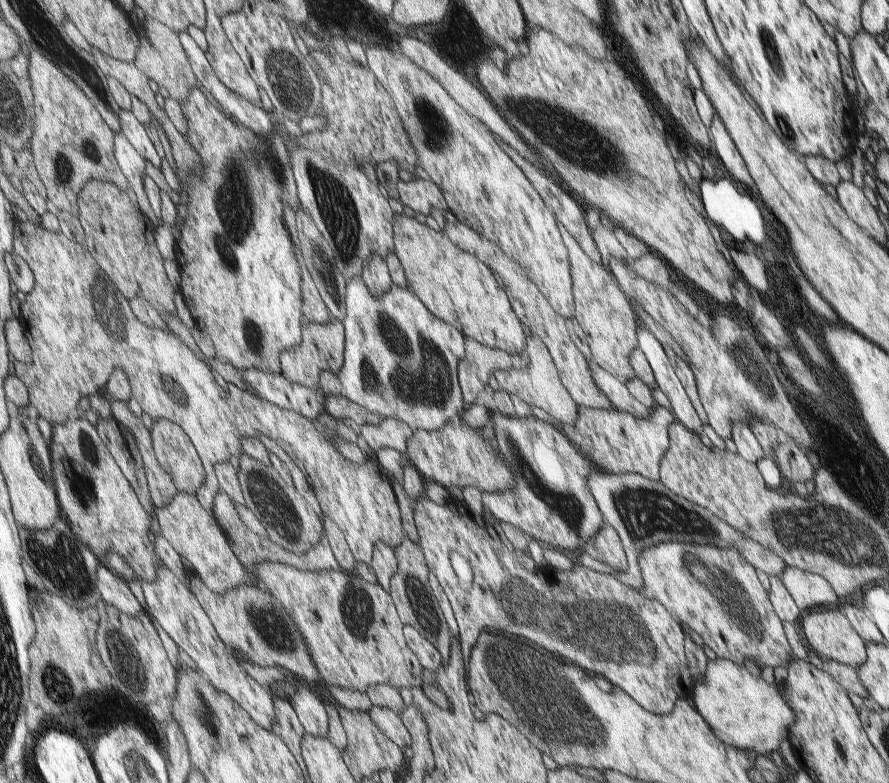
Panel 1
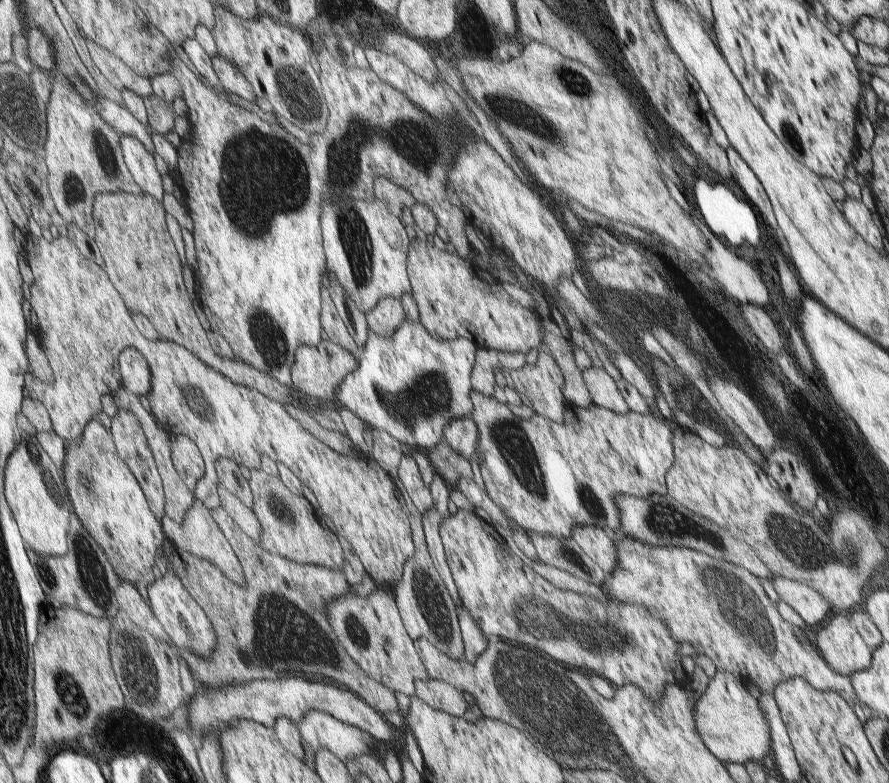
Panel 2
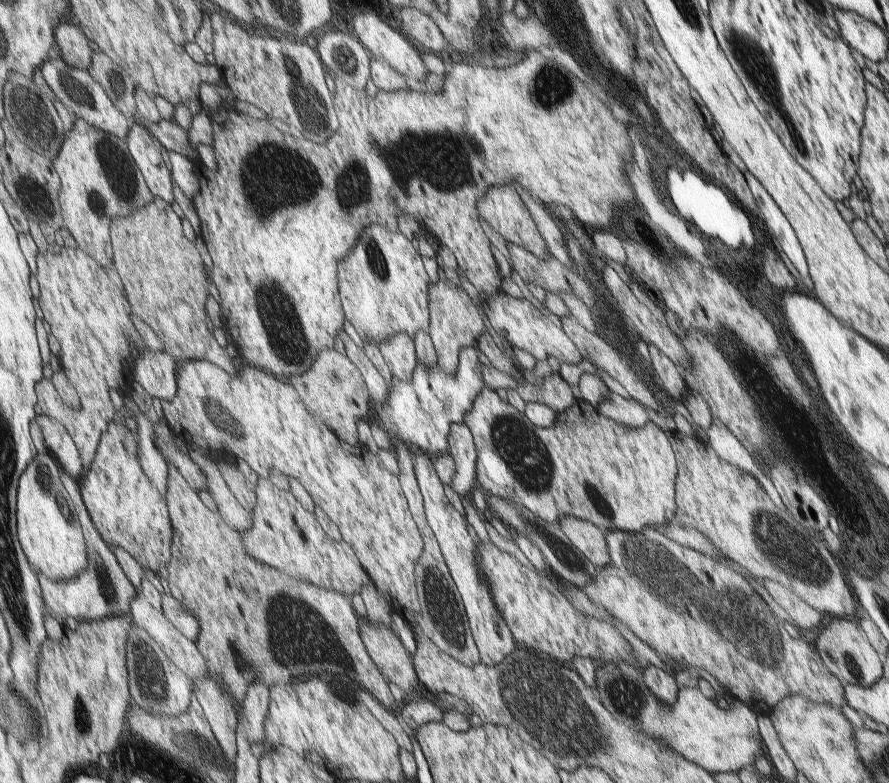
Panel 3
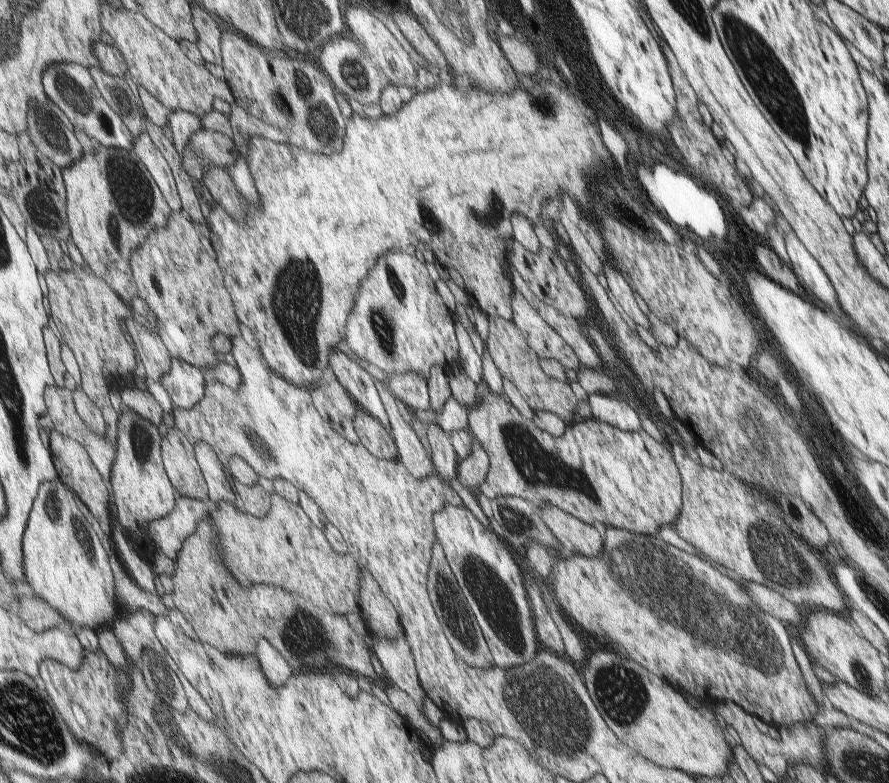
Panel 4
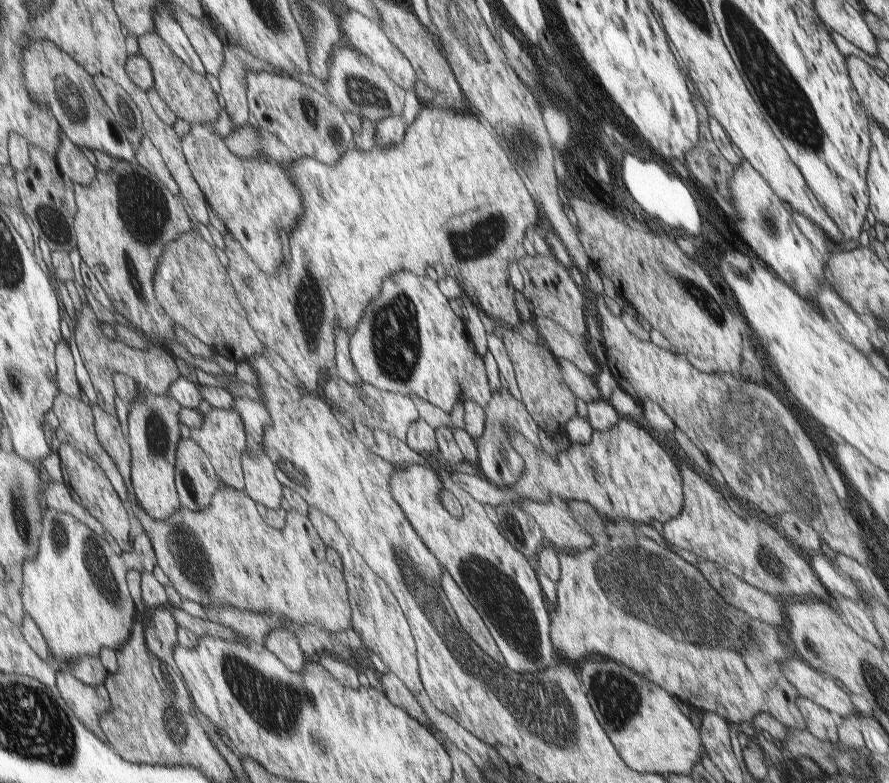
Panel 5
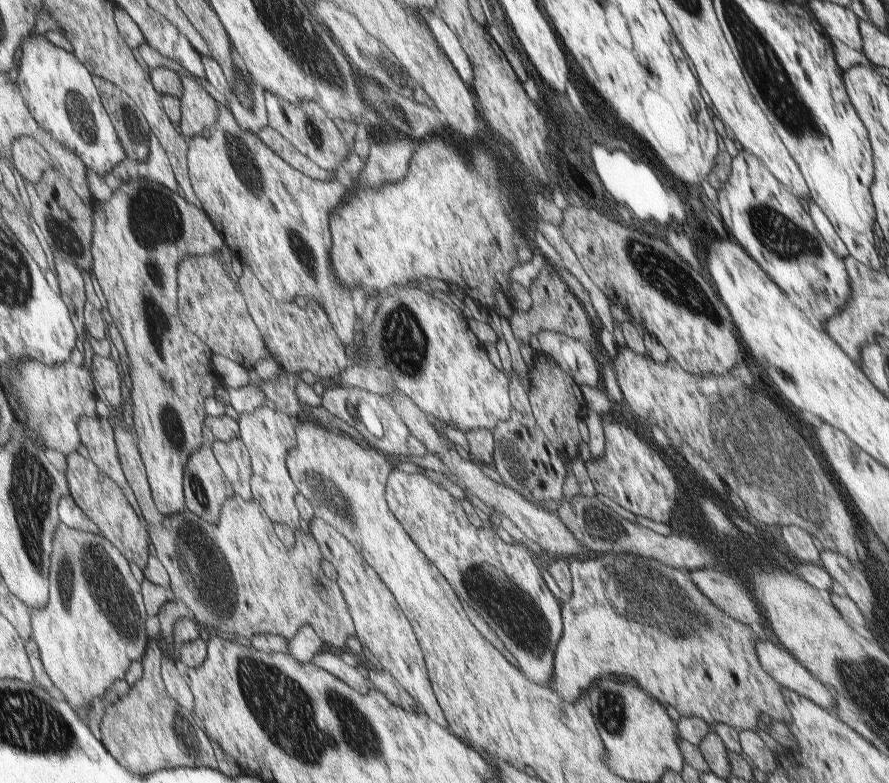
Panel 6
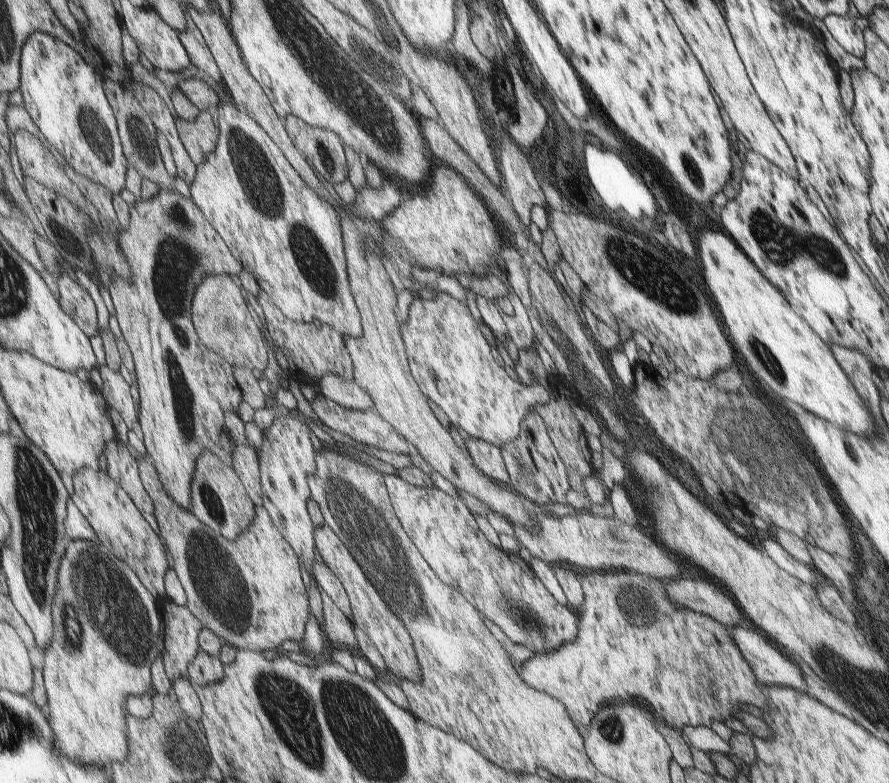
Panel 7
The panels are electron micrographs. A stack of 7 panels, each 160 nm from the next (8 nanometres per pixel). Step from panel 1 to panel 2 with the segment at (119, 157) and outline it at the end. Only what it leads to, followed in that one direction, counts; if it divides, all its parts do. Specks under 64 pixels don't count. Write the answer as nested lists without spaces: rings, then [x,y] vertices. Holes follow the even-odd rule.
[[[122,135],[121,140],[127,166],[135,180],[145,194],[154,196],[160,202],[163,200],[165,190],[163,190],[161,172],[157,170],[157,164],[155,164],[155,156],[144,142],[139,140],[139,137]]]

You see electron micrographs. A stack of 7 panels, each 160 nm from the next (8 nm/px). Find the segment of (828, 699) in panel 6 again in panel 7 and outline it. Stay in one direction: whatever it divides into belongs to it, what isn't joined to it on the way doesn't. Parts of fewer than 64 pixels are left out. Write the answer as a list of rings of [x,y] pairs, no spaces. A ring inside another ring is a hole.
[[[741,626],[733,627],[729,633],[729,638],[737,645],[739,653],[755,675],[757,684],[760,684],[761,688],[765,685],[777,685],[793,687],[795,690],[806,692],[803,689],[805,685],[803,685],[802,672],[796,663],[775,650],[767,640],[763,640],[759,635],[755,630]]]

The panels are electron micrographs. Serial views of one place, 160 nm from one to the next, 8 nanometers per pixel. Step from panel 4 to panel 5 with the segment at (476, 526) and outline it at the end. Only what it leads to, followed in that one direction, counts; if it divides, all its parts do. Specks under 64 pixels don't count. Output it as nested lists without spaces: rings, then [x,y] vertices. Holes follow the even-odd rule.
[[[416,464],[397,467],[392,474],[391,489],[441,568],[462,585],[462,593],[477,610],[507,668],[518,673],[537,673],[555,666],[549,644],[549,616],[538,580],[527,560],[497,532],[483,505],[475,500],[473,504],[461,504],[463,516],[451,516],[435,496],[441,490],[439,478],[430,469]]]

